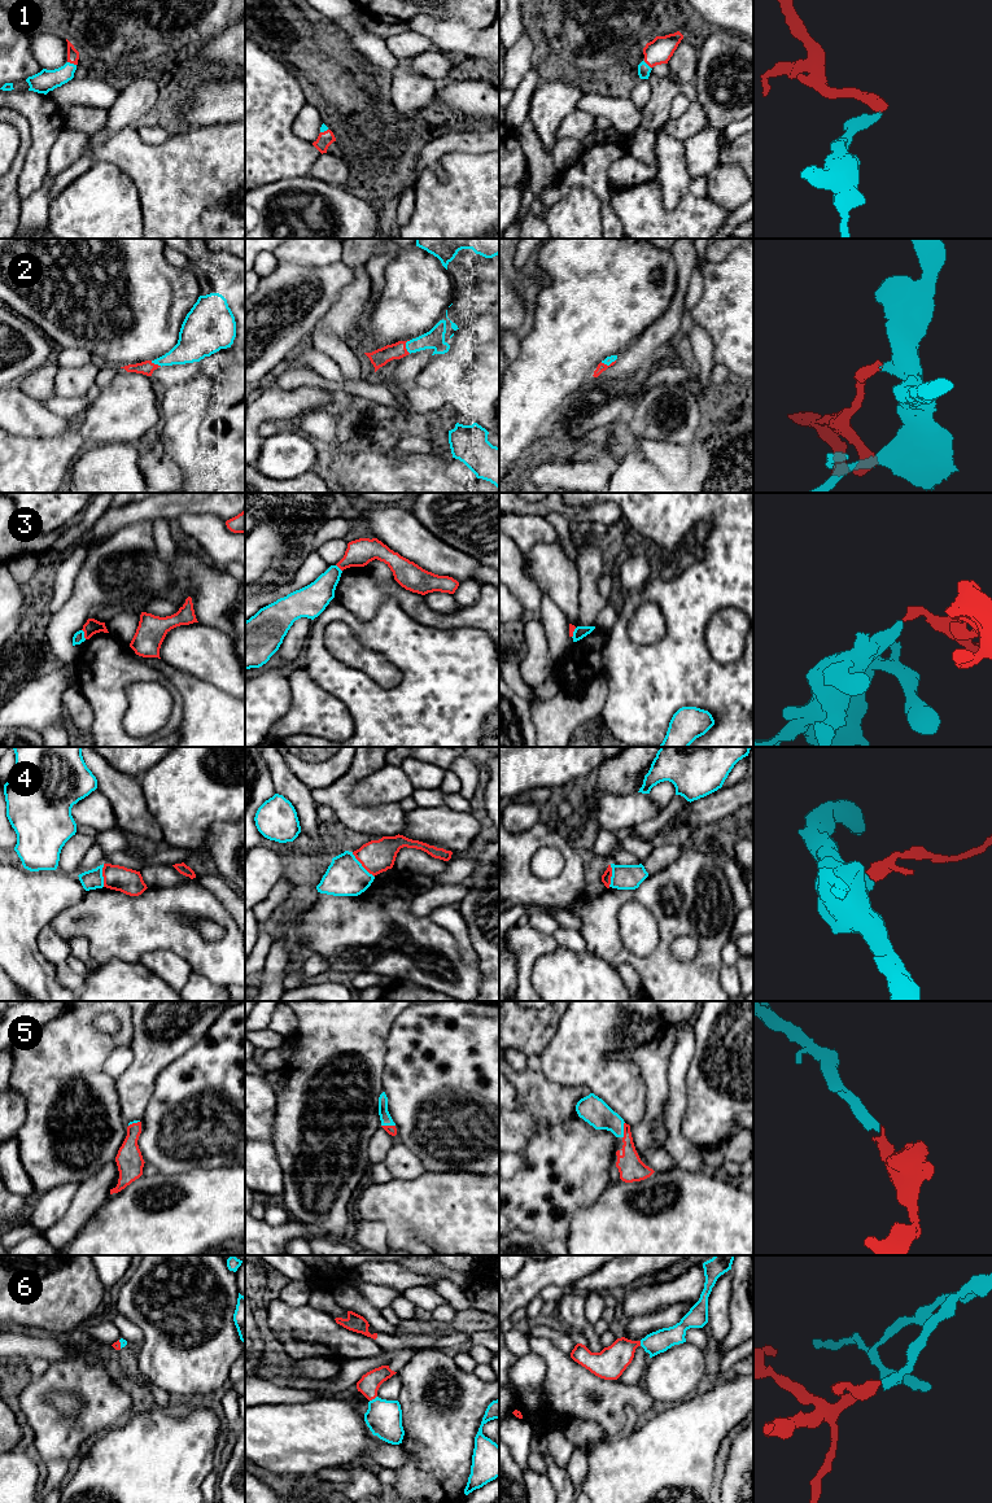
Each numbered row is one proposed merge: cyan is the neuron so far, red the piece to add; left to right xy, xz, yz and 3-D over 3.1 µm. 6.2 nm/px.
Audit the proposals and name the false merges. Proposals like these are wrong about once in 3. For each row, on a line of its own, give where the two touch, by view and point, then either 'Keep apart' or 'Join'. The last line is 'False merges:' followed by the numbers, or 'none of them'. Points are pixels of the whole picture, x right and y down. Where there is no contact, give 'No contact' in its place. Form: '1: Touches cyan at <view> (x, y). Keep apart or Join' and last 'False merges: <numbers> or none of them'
1: Touches cyan at xy (71, 64). Join
2: Touches cyan at xz (406, 346). Join
3: Touches cyan at xy (83, 634). Keep apart
4: Touches cyan at xz (361, 865). Keep apart
5: Touches cyan at yz (623, 1130). Join
6: Touches cyan at xz (372, 1399). Join
False merges: 3, 4

